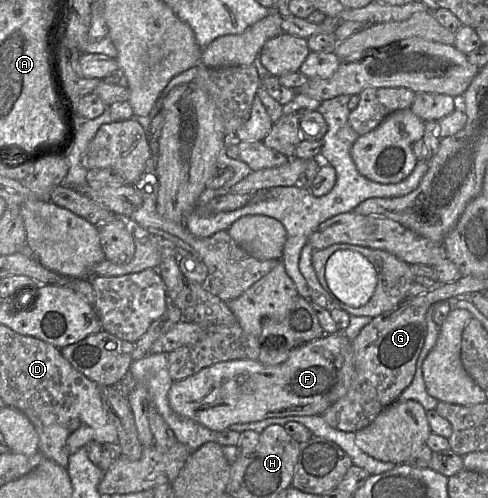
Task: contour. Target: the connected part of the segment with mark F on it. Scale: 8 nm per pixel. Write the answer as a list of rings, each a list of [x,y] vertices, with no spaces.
[[[342,332],[323,335],[291,350],[283,363],[267,366],[258,360],[229,360],[174,381],[168,392],[172,410],[220,432],[232,424],[273,417],[322,415],[348,391],[354,372],[351,340]]]

